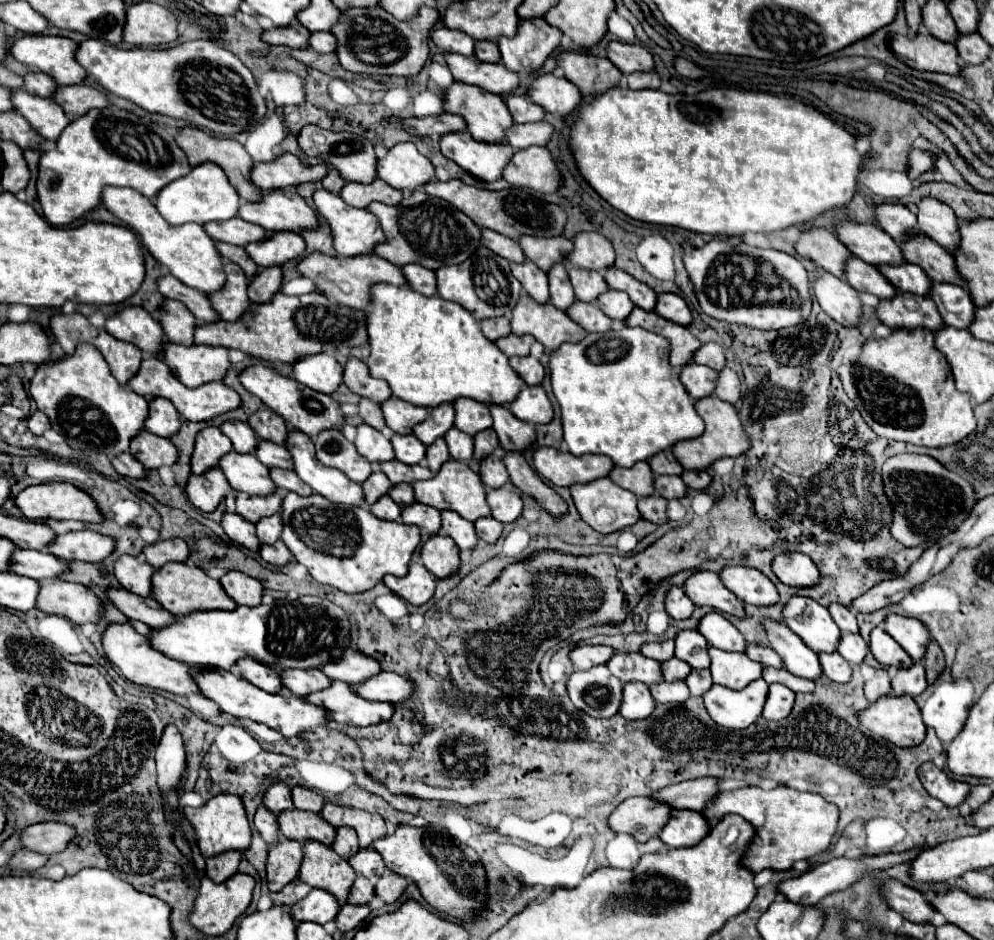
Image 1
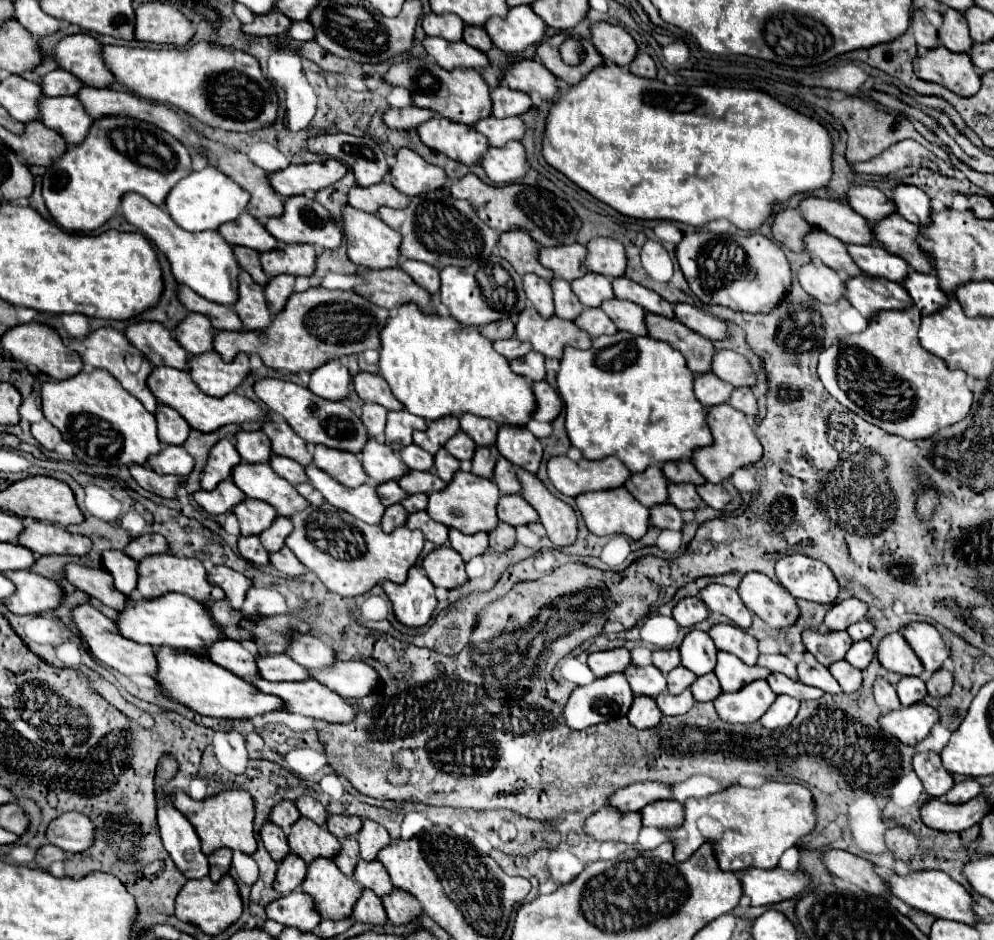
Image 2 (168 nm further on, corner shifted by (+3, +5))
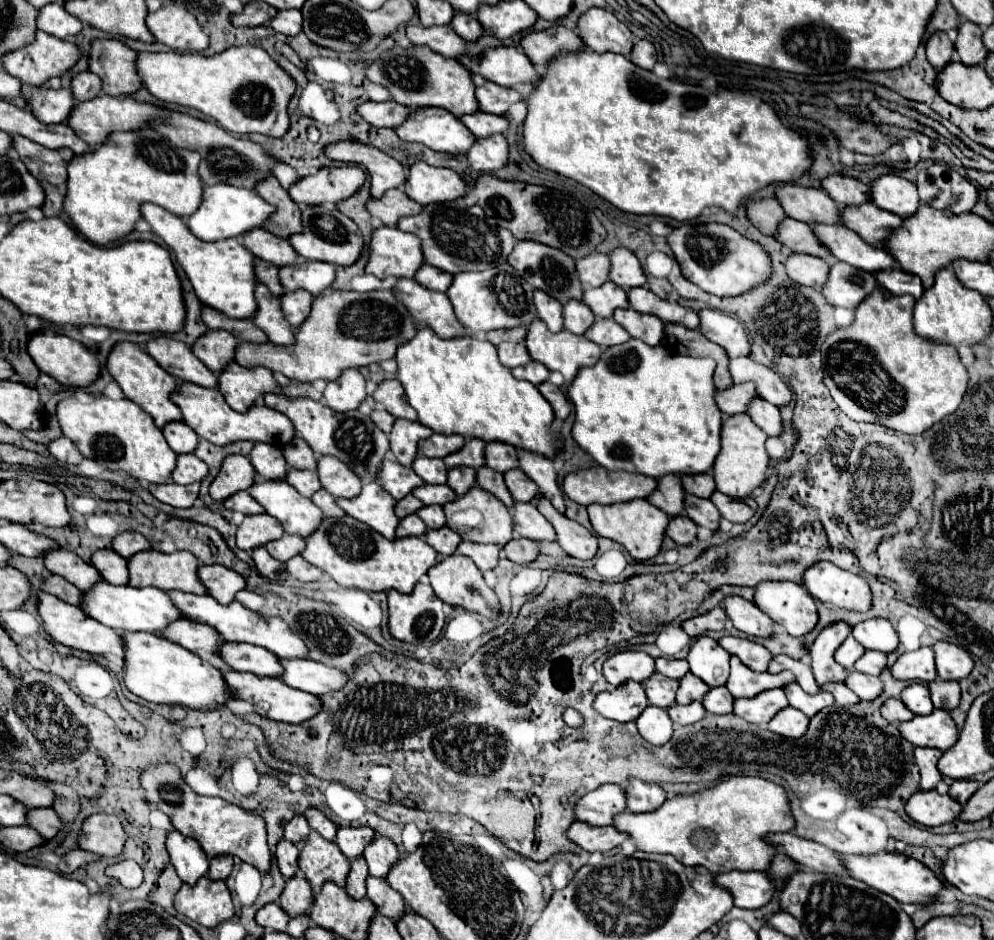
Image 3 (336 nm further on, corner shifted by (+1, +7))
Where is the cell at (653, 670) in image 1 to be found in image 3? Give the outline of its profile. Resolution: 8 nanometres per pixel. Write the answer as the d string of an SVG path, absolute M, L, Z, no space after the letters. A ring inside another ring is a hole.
M656 672L654 676L650 676L646 682L642 682L648 700L652 706L658 708L670 708L676 702L676 690L678 690L678 682L676 680L668 680L666 676L662 676L660 672Z

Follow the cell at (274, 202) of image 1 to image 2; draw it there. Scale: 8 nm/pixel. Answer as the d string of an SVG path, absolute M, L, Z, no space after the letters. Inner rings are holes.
M304 194L286 198L284 214L280 214L280 218L268 218L264 226L280 244L306 242L306 244L316 244L318 248L338 248L340 240L342 240L342 230L336 226L336 222L328 214L328 210Z

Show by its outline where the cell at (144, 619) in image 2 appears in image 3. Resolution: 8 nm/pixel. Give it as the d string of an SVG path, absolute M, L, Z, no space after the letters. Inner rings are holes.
M98 580L92 588L82 592L82 612L90 618L102 622L108 628L122 632L164 632L164 628L180 618L178 608L172 604L166 592L158 588L132 588L132 586L114 586L104 580Z

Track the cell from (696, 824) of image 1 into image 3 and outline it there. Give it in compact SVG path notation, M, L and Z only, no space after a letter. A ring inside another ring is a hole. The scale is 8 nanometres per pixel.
M628 778L626 786L626 808L630 812L650 812L664 804L666 792L658 784L648 784L638 778Z

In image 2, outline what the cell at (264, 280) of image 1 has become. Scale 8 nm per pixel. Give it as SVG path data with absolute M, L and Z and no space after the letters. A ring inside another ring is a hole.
M280 274L276 278L270 278L268 284L264 286L264 296L266 296L266 304L268 304L268 310L272 314L278 314L288 296L294 292L294 276L288 276L288 274Z

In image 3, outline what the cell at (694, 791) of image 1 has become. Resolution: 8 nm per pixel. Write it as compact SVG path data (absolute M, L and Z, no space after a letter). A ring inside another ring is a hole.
M604 784L594 792L578 798L574 804L574 820L590 826L608 826L612 818L626 810L626 794L622 786Z

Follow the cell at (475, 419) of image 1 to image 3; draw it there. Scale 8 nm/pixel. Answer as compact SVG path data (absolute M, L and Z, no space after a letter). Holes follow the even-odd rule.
M502 442L486 444L486 464L500 474L506 474L508 470L520 468L516 448L510 448L508 444L502 444Z

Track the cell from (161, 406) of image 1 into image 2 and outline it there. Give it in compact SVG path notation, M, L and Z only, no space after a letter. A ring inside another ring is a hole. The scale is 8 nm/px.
M158 404L156 408L158 422L158 438L162 444L182 444L188 438L190 428L186 428L186 420L168 404Z

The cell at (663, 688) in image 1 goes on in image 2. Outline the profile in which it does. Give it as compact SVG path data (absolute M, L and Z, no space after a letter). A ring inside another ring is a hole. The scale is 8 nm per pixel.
M684 690L684 694L660 694L660 698L656 698L658 708L662 710L662 714L666 716L678 716L678 714L686 714L692 706L694 706L694 698L690 694L690 690Z

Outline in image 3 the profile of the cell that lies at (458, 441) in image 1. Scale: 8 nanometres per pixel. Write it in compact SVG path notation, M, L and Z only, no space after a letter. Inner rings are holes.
M466 440L464 448L460 452L454 452L450 456L444 458L446 468L460 468L460 466L468 466L468 468L482 468L484 462L484 448L486 444L482 440Z

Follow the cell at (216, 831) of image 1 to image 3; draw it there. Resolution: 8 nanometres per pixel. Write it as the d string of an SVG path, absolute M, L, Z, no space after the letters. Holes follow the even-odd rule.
M172 764L146 766L140 774L140 786L144 790L144 800L148 804L154 804L154 808L162 810L178 832L198 840L208 858L222 856L222 854L238 856L242 862L254 866L256 870L270 872L272 854L266 844L266 828L260 816L254 816L252 812L240 806L234 806L222 798L210 798L210 796L196 794L184 782L180 770Z

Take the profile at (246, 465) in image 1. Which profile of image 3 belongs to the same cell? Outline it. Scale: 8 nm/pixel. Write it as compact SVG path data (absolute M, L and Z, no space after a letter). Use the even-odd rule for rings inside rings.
M258 478L248 492L264 506L270 516L282 522L286 534L306 538L324 520L324 512L310 498L302 498L298 490L284 480L272 482Z

